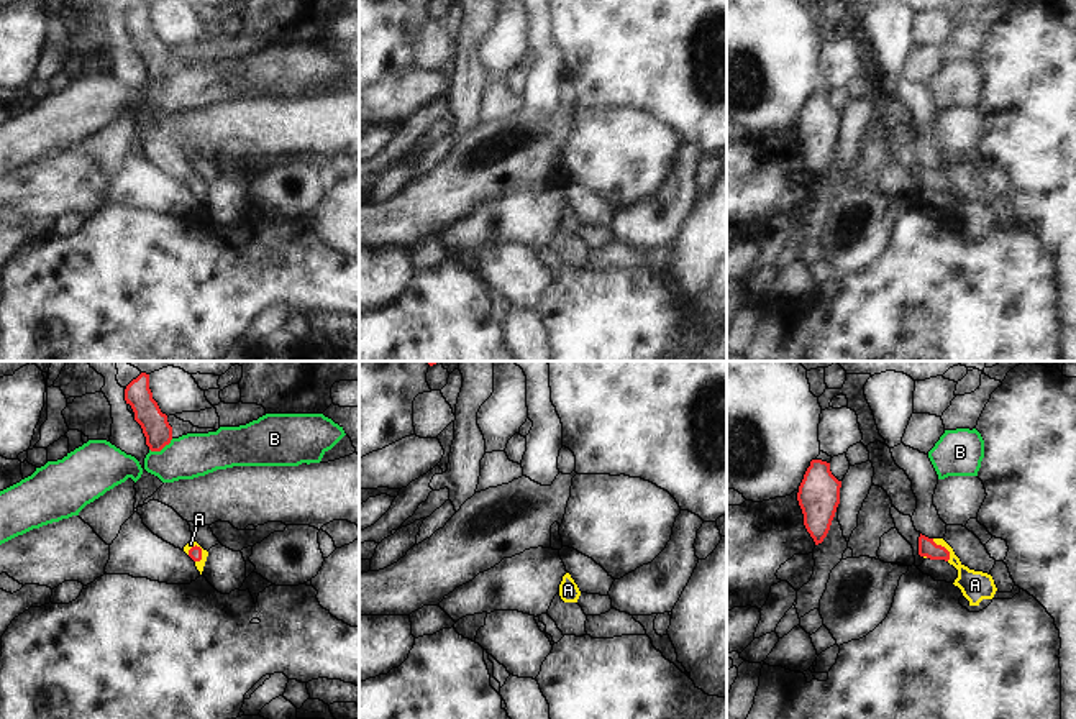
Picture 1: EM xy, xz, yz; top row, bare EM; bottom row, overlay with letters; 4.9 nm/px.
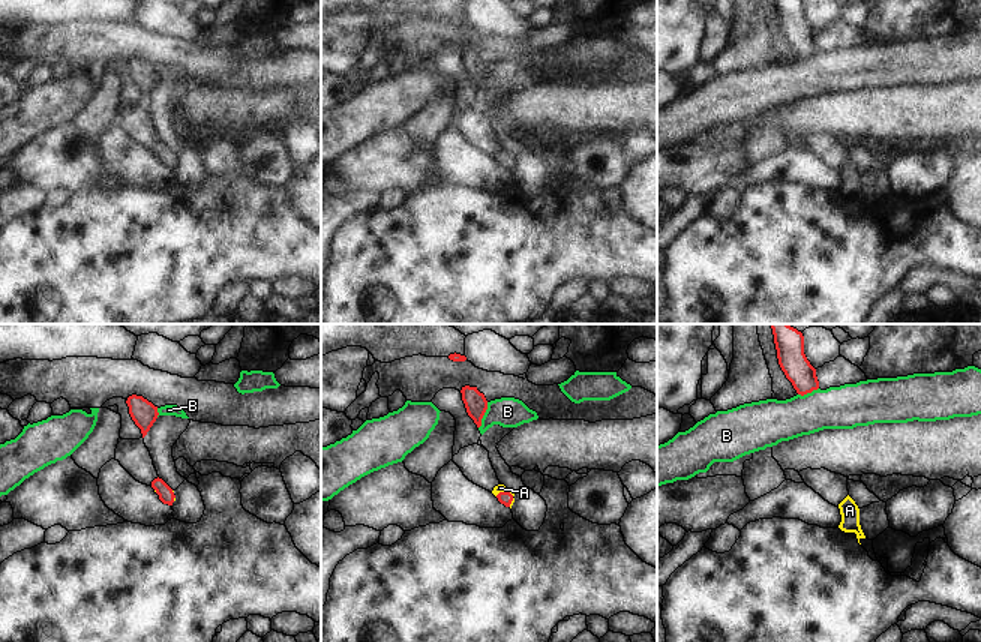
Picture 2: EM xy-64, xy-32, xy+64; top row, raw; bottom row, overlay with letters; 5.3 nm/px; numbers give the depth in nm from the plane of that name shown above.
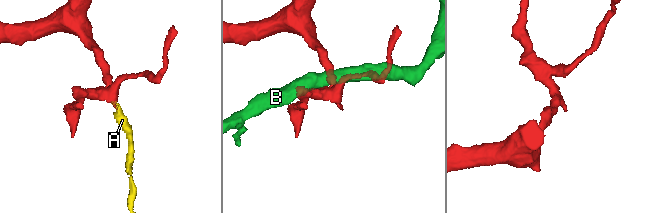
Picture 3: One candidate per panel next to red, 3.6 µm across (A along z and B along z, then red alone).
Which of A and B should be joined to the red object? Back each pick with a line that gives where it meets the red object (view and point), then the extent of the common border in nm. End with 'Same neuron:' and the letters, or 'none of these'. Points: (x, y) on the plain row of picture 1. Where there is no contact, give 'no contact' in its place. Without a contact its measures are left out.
A: meets red in xy at (200, 186); contact 100 nm long
Same neuron: A

